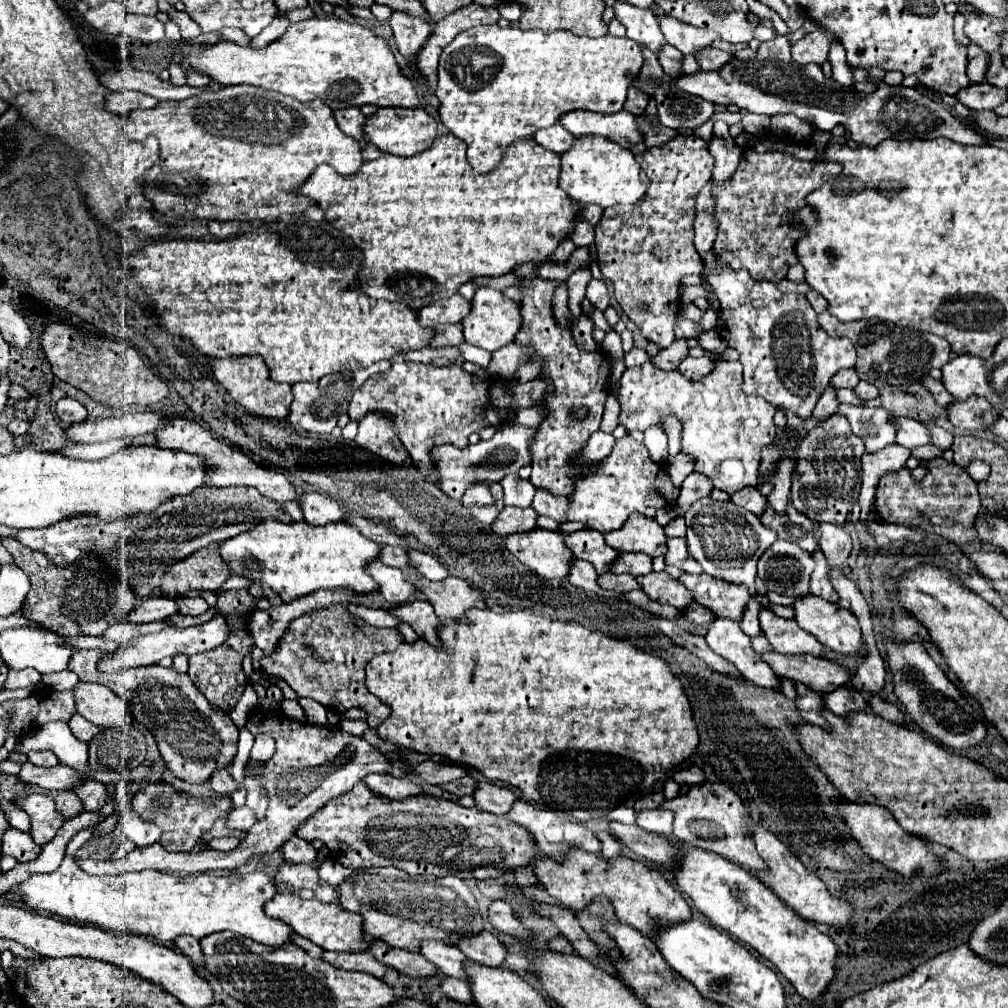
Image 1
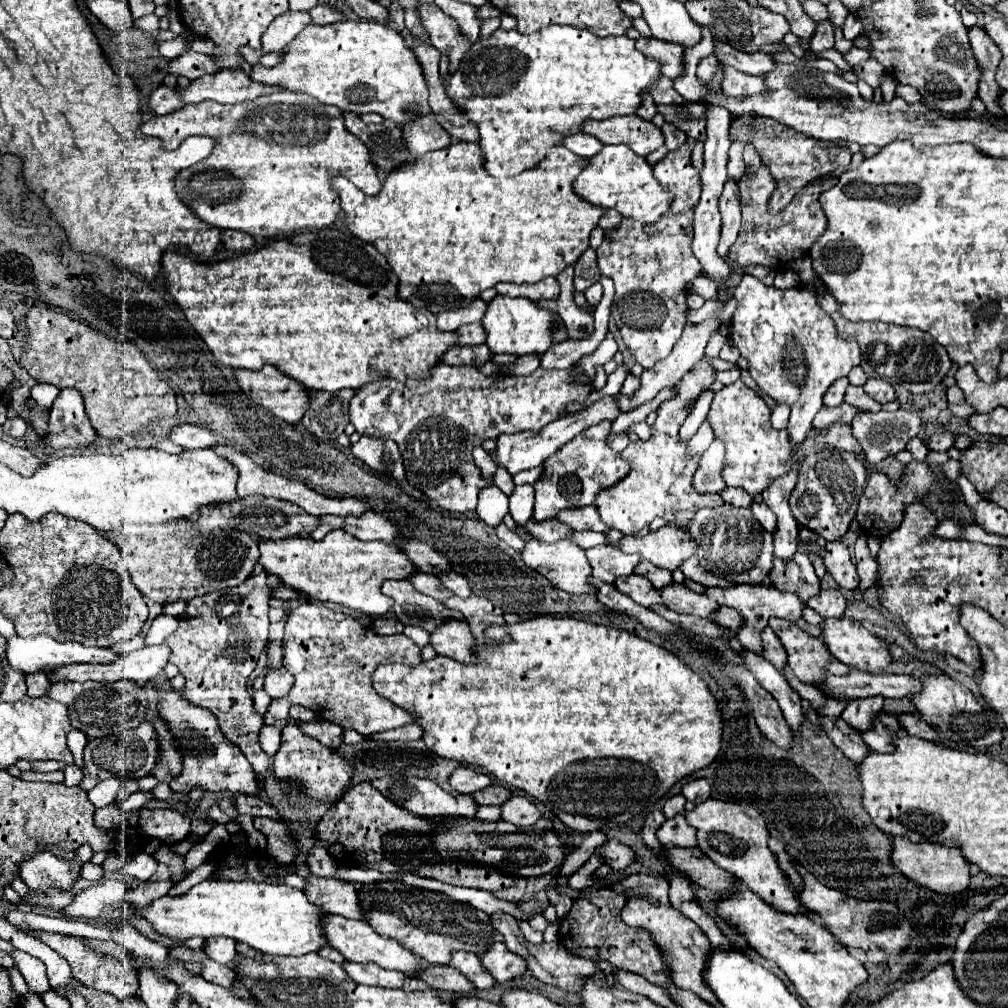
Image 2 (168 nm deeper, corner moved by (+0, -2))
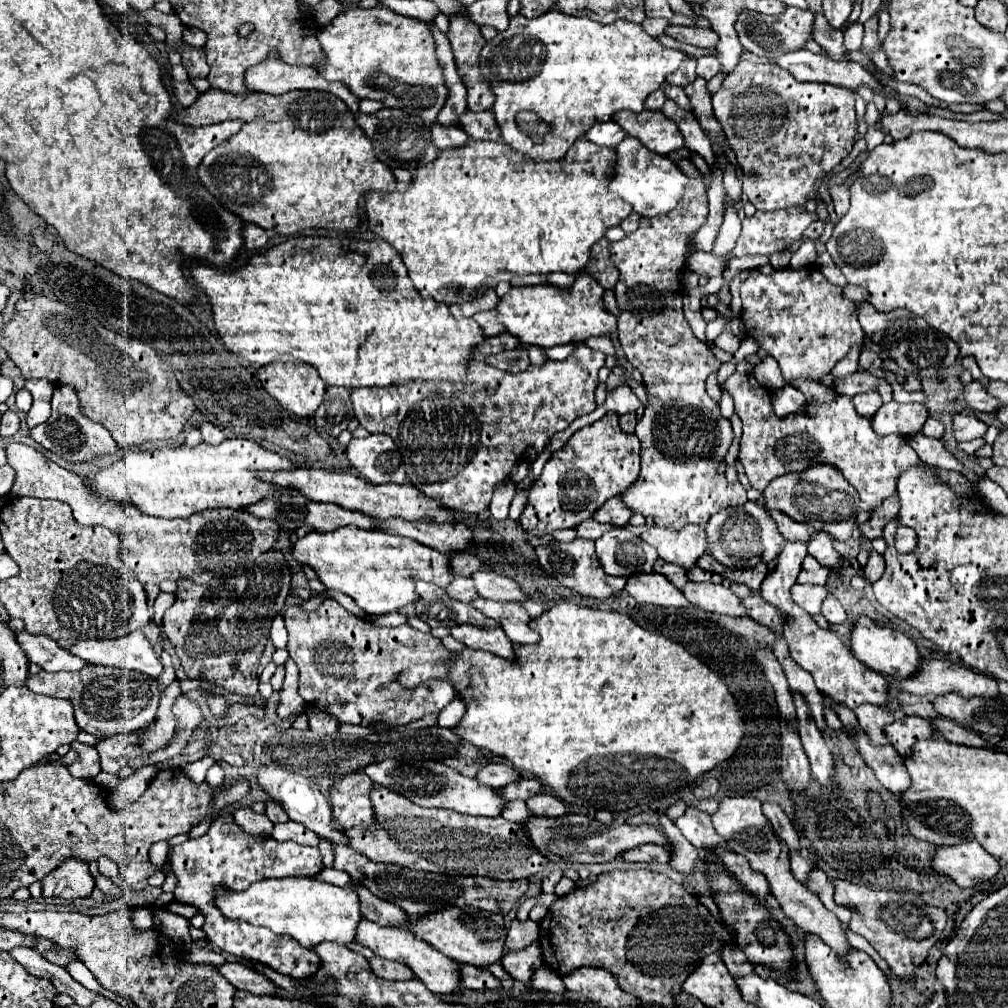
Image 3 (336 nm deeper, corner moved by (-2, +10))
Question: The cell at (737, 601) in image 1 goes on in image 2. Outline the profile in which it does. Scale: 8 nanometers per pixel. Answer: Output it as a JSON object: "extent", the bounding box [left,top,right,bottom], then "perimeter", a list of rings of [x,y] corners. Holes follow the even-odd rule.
{"extent":[703,584,805,654],"perimeter":[[[735,584],[731,588],[705,588],[703,594],[713,594],[715,596],[715,602],[719,606],[729,606],[729,608],[735,608],[741,618],[743,618],[743,624],[741,628],[737,630],[737,636],[739,636],[739,642],[743,648],[753,648],[757,654],[761,654],[761,640],[759,640],[759,632],[761,628],[767,626],[767,620],[771,616],[777,616],[777,618],[789,618],[791,622],[795,622],[797,618],[801,618],[801,610],[805,606],[805,602],[801,602],[797,596],[793,594],[783,594],[783,592],[777,592],[773,586],[763,586],[763,584],[757,584],[757,586],[749,586],[749,584]]]}

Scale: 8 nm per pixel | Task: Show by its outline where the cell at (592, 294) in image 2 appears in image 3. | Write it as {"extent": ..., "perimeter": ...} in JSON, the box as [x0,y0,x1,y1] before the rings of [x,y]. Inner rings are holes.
{"extent":[497,274,617,348],"perimeter":[[[589,274],[577,276],[569,288],[559,286],[523,286],[511,288],[499,302],[497,316],[507,332],[519,336],[523,344],[553,348],[559,344],[581,344],[591,336],[611,336],[617,332],[617,320],[603,306],[603,288]]]}

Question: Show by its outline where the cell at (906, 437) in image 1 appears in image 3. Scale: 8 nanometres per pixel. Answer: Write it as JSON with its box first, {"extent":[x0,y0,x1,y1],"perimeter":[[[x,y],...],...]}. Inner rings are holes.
{"extent":[953,414,987,442],"perimeter":[[[957,414],[953,420],[953,434],[959,442],[963,440],[973,440],[973,438],[981,438],[987,432],[987,424],[981,422],[977,416],[961,416]]]}

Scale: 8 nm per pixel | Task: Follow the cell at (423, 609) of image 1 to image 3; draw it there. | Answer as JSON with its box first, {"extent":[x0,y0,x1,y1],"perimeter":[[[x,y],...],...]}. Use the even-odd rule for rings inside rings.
{"extent":[451,624,515,660],"perimeter":[[[463,624],[463,626],[453,626],[451,636],[473,650],[485,650],[491,654],[499,654],[501,658],[507,658],[507,660],[513,660],[515,656],[513,652],[515,646],[507,638],[503,628],[485,630],[485,628],[473,628],[473,626]]]}

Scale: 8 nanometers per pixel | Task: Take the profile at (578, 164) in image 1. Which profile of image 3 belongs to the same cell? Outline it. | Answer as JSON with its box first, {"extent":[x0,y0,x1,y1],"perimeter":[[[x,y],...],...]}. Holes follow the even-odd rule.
{"extent":[611,136,687,216],"perimeter":[[[627,136],[623,144],[617,148],[617,174],[611,180],[611,192],[619,194],[625,202],[633,206],[641,216],[657,216],[663,212],[671,212],[683,196],[683,188],[687,184],[687,176],[681,168],[667,156],[661,156],[647,146],[643,146],[637,138]]]}

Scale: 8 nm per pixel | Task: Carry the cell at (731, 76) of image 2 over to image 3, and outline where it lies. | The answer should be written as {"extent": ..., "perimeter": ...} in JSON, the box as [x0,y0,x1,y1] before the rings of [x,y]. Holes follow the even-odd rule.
{"extent":[713,62,857,210],"perimeter":[[[739,62],[731,74],[725,76],[721,88],[713,96],[715,118],[723,126],[729,148],[735,152],[737,164],[747,178],[755,178],[757,190],[743,190],[747,200],[757,210],[779,210],[791,206],[805,206],[807,200],[819,200],[813,192],[815,180],[831,172],[841,160],[845,160],[855,144],[857,116],[855,116],[857,92],[819,84],[799,82],[777,64],[751,64]]]}

